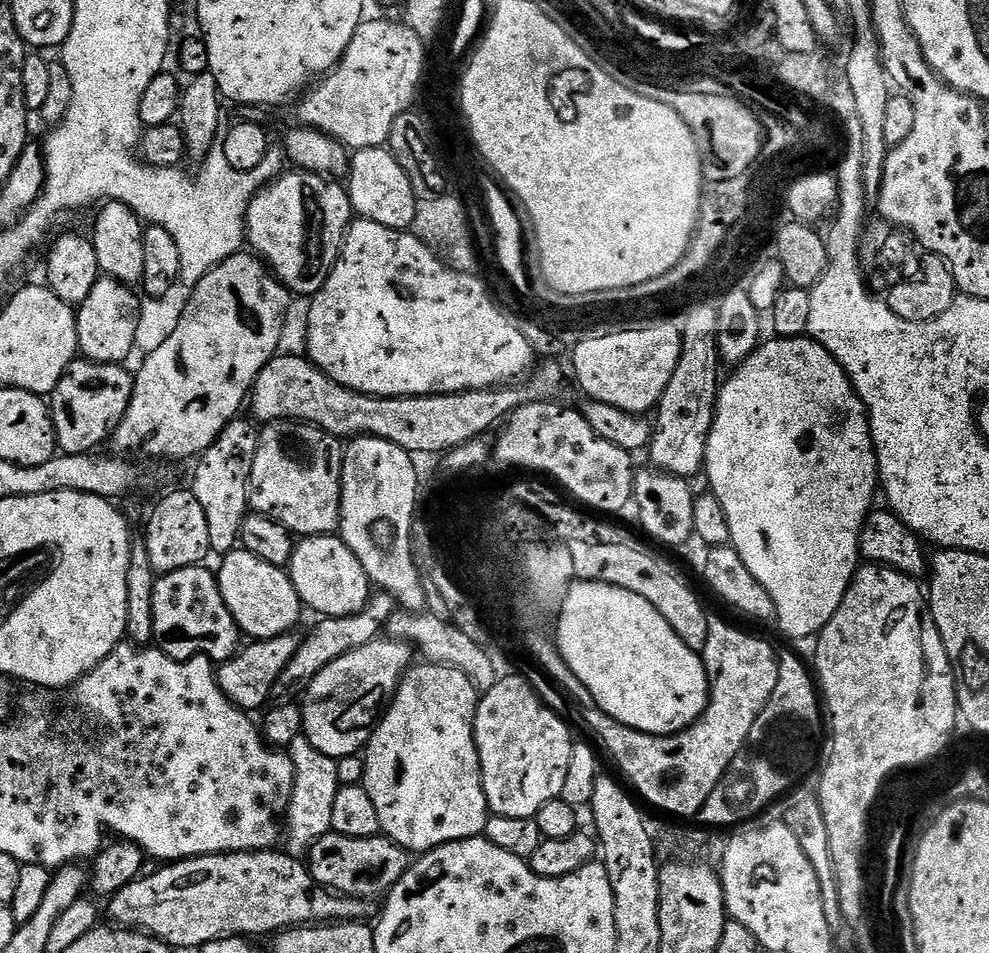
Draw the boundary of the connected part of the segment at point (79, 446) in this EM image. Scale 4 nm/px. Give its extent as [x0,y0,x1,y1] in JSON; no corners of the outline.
[50,358,134,456]

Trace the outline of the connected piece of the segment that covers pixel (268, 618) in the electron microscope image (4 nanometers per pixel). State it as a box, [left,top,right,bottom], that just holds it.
[218,550,302,641]

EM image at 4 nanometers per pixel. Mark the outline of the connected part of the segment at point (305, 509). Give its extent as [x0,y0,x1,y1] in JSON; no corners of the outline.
[248,420,345,538]

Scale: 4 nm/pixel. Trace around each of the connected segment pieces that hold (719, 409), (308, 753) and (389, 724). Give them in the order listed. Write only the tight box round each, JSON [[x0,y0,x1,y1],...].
[[703,335,880,640],[284,734,342,861],[363,662,490,854]]

